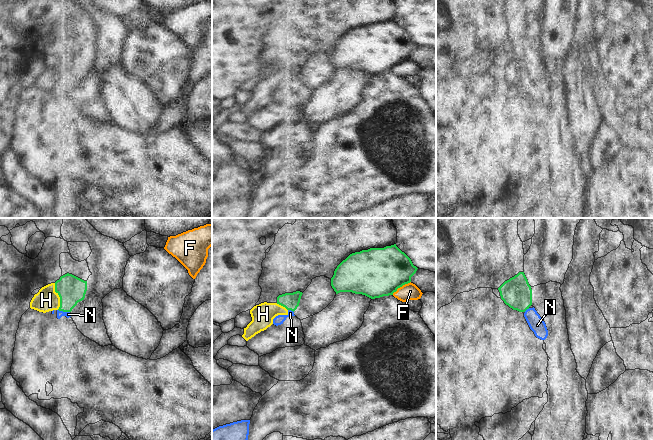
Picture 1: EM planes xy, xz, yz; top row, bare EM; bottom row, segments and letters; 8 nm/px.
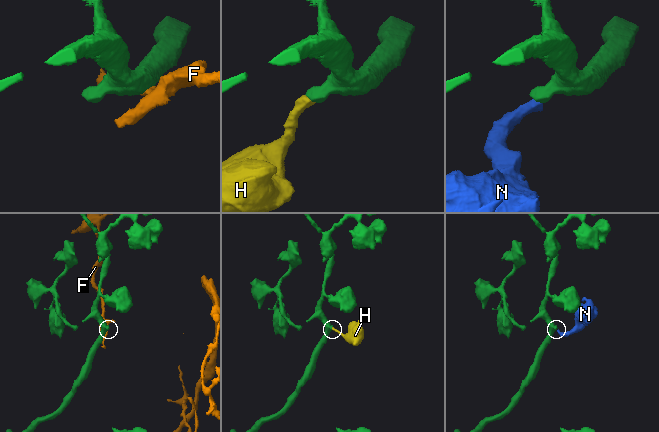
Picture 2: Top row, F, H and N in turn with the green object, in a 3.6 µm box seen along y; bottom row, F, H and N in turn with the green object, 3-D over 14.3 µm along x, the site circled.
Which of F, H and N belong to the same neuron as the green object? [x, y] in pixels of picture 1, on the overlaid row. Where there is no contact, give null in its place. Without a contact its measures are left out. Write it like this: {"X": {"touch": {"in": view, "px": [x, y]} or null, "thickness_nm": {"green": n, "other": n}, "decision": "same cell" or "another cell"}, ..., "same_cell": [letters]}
{"F": {"touch": {"in": "xz", "px": [401, 286]}, "thickness_nm": {"green": 400, "other": 140}, "decision": "another cell"}, "H": {"touch": {"in": "xy", "px": [59, 296]}, "thickness_nm": {"green": 220, "other": 180}, "decision": "same cell"}, "N": {"touch": {"in": "xy", "px": [64, 311]}, "thickness_nm": {"green": 220, "other": 50}, "decision": "another cell"}, "same_cell": ["H"]}

